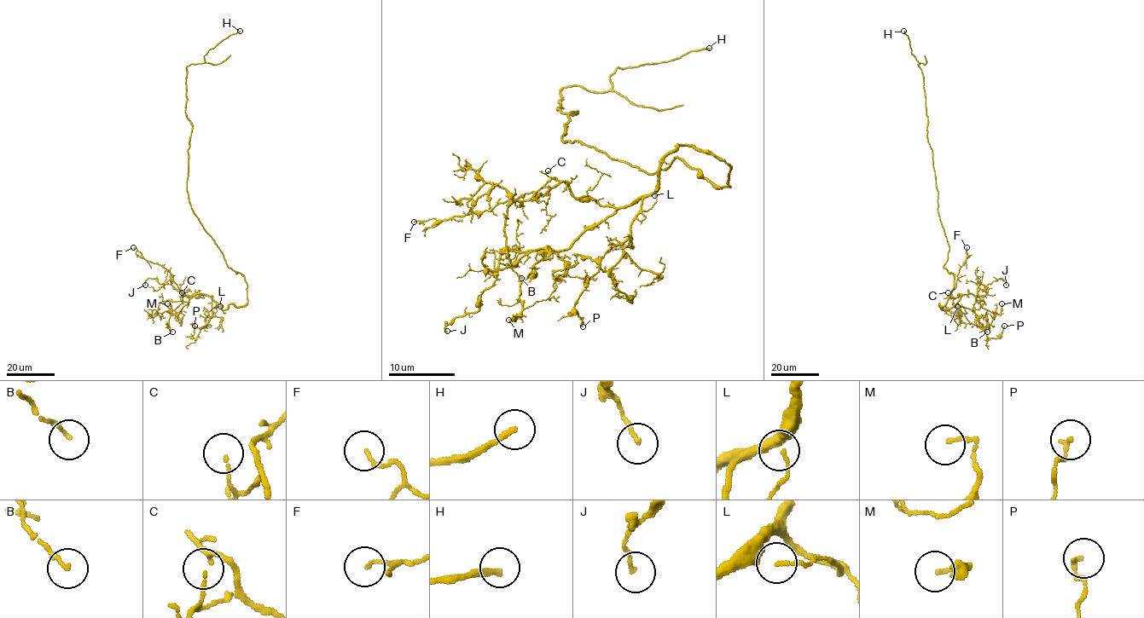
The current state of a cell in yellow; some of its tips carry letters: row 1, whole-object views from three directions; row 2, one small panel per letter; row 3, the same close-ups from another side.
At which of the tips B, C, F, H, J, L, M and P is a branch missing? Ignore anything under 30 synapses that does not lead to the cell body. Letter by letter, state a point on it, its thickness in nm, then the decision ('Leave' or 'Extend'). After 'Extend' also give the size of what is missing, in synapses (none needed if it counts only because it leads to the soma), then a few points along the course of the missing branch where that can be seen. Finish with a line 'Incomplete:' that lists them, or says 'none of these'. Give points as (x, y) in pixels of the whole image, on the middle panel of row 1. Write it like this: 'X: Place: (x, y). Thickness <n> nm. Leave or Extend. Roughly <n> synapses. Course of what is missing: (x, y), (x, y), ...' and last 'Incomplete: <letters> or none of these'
B: Place: (521, 278). Thickness 150 nm. Leave
C: Place: (548, 170). Thickness 80 nm. Leave
F: Place: (414, 222). Thickness 110 nm. Leave
H: Place: (709, 48). Thickness 200 nm. Extend. Roughly 45 synapses
J: Place: (447, 331). Thickness 140 nm. Leave
L: Place: (654, 195). Thickness 110 nm. Leave
M: Place: (508, 320). Thickness 140 nm. Leave
P: Place: (583, 326). Thickness 140 nm. Leave
Incomplete: H

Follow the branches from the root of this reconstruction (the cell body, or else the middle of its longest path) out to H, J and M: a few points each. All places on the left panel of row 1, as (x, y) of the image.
H: (211, 236), (194, 213), (187, 188), (192, 129), (185, 112), (187, 66), (203, 63), (209, 50), (240, 31)
J: (211, 236), (227, 265), (244, 277), (244, 305), (223, 309), (205, 294), (184, 295), (155, 278), (145, 285)
M: (211, 236), (227, 265), (244, 277), (247, 302), (223, 309), (205, 294), (192, 294), (172, 314), (167, 303)

